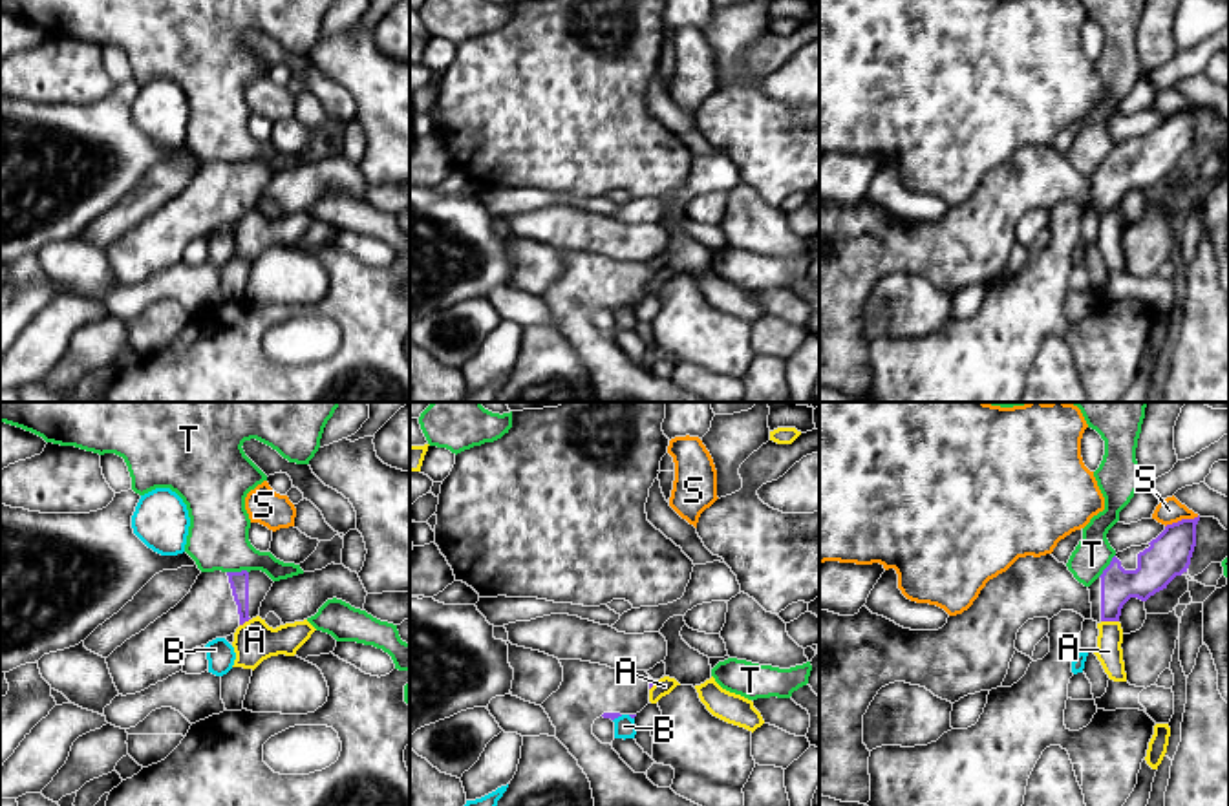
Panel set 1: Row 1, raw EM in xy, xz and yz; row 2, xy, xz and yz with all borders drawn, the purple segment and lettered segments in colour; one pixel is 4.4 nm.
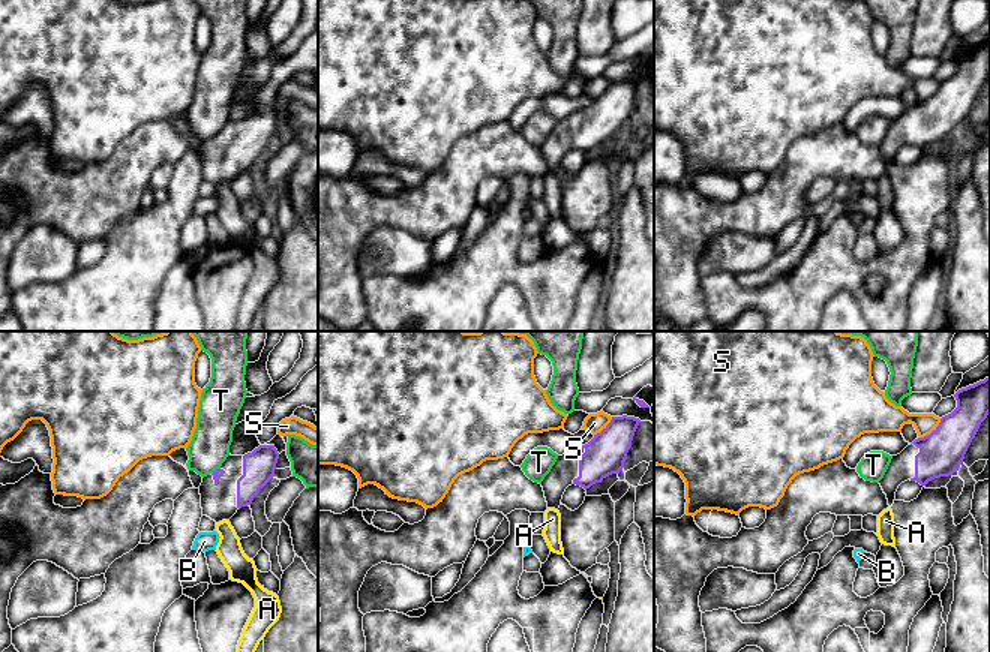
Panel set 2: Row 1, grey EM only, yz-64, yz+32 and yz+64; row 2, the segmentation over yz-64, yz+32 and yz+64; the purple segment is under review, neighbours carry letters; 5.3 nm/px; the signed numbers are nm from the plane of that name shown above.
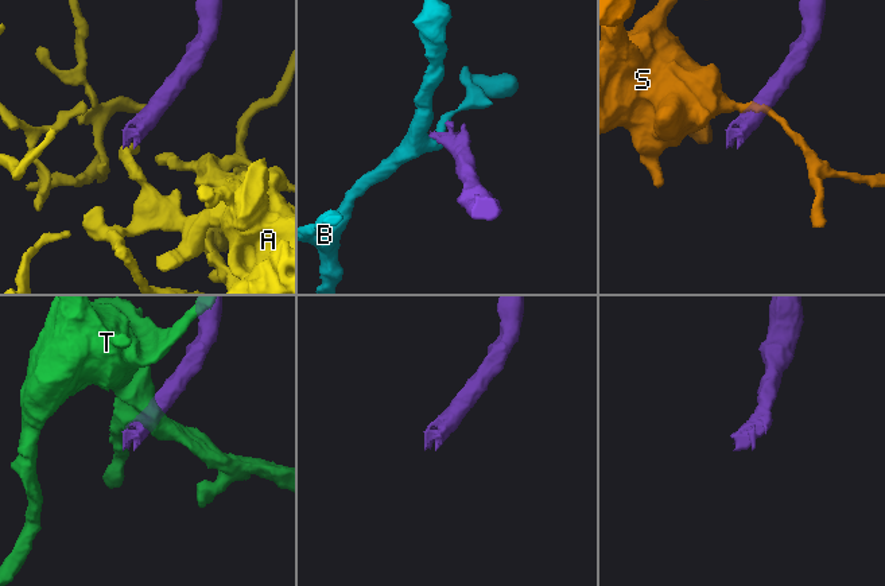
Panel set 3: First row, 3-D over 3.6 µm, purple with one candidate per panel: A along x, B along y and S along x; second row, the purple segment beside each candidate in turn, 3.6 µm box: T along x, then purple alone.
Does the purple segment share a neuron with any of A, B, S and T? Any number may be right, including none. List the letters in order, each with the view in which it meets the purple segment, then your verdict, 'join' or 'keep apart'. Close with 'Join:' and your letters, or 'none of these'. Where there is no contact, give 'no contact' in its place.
A: yz | keep apart
B: xz | keep apart
S: yz | keep apart
T: yz | keep apart
Join: none of these

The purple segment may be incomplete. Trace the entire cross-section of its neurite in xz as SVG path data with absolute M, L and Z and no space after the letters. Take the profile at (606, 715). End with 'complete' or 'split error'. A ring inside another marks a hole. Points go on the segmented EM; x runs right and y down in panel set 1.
M560 660L563 682L541 707L556 727L556 738L578 760L591 782L594 806L699 806L671 788L655 786L635 773L613 749L593 735L596 718L635 718L649 702L653 678L646 671Z | split error

